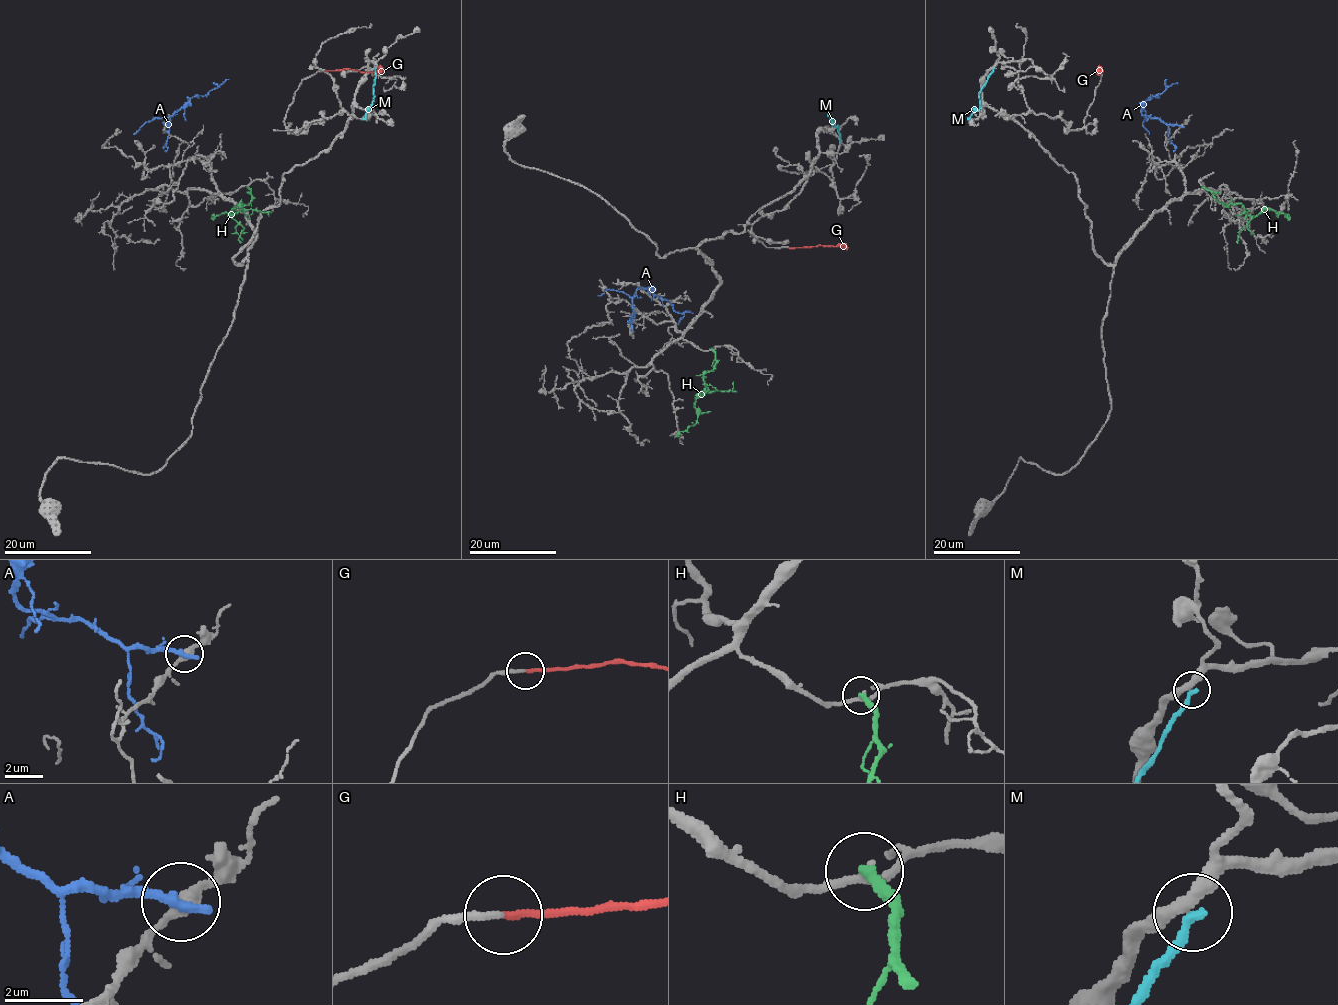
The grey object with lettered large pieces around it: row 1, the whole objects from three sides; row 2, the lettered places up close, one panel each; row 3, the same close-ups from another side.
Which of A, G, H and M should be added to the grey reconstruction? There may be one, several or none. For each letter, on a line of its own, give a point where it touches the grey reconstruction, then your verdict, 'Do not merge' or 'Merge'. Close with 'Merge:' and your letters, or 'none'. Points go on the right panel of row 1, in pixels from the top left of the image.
A: Touches grey at (1181, 126). Do not merge
G: Touches grey at (1101, 71). Merge
H: Touches grey at (1202, 187). Do not merge
M: Touches grey at (994, 68). Do not merge
Merge: G

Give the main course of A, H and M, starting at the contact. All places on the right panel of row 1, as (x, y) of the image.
A: (1181, 126), (1165, 124), (1141, 113), (1141, 105), (1149, 98), (1177, 83)
H: (1202, 186), (1224, 205), (1241, 204), (1250, 216), (1267, 209), (1290, 218)
M: (994, 68), (979, 93), (979, 109), (967, 119)

